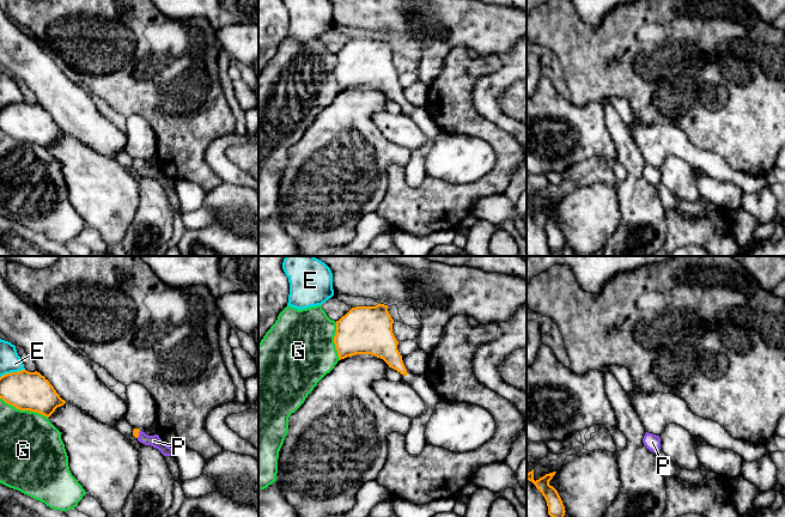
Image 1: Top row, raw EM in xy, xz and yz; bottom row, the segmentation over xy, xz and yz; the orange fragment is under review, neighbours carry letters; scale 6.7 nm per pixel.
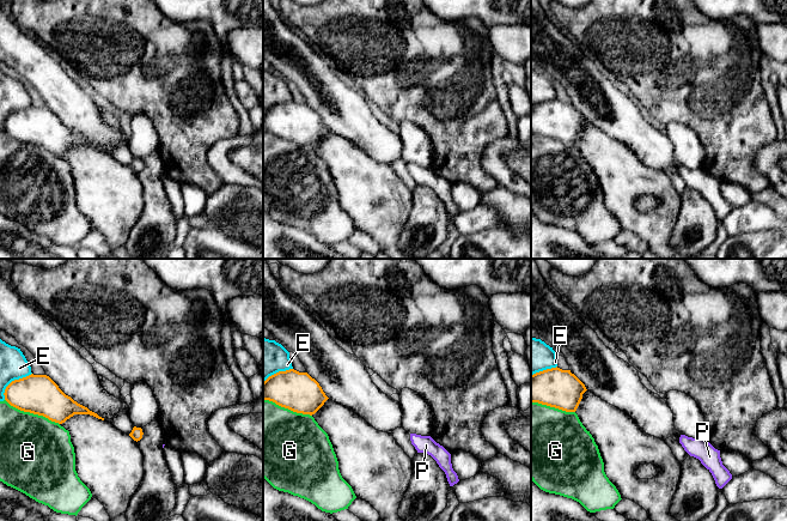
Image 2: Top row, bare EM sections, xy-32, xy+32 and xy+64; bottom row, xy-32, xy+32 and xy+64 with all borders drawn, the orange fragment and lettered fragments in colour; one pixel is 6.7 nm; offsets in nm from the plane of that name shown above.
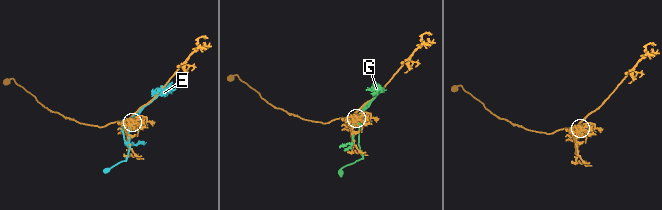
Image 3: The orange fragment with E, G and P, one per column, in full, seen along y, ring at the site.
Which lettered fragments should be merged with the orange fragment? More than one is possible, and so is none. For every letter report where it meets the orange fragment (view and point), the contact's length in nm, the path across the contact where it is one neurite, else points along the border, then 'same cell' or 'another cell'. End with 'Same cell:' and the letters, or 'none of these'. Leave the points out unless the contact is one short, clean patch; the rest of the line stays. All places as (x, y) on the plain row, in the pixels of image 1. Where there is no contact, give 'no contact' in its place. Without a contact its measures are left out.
E: xy (12, 104) | 180 nm | another cell
G: xy (24, 141) | 340 nm | another cell
P: xy (138, 166) | 50 nm | across xy (135, 164), (138, 166), (153, 172) | same cell
Same cell: P

